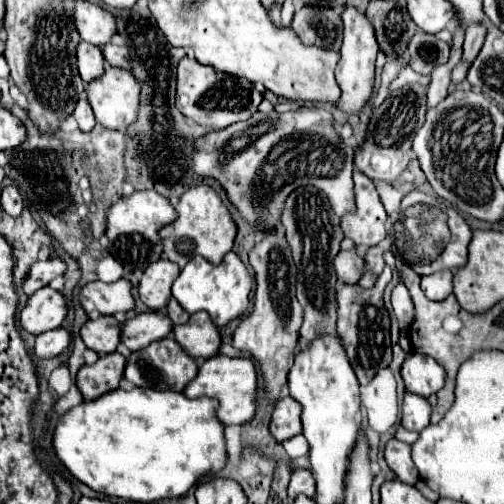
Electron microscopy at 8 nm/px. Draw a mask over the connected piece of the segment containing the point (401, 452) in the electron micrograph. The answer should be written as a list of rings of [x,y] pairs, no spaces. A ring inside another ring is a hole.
[[[391,439],[385,447],[385,459],[391,471],[409,485],[415,485],[419,481],[419,471],[415,469],[411,461],[411,447],[407,443],[401,443],[397,439]]]

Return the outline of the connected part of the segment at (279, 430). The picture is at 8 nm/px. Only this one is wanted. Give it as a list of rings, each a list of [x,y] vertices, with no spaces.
[[[285,397],[285,399],[279,399],[277,405],[275,405],[275,411],[273,411],[273,417],[271,417],[271,435],[283,443],[295,435],[301,433],[301,405],[291,399],[291,397]]]

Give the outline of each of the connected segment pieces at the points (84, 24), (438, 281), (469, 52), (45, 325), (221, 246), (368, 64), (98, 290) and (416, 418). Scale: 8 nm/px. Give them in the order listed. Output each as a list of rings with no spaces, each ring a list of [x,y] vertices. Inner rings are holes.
[[[87,1],[75,3],[75,25],[81,33],[81,39],[97,47],[107,45],[111,37],[117,33],[117,23],[113,13]]]
[[[439,271],[433,275],[423,277],[421,289],[431,301],[443,301],[453,291],[453,273],[451,271]]]
[[[473,23],[465,31],[465,45],[463,45],[463,61],[473,61],[481,51],[481,45],[487,35],[485,23]]]
[[[43,287],[37,293],[33,293],[27,301],[27,305],[21,311],[21,327],[27,329],[33,335],[41,335],[49,329],[61,327],[63,319],[67,315],[67,299],[63,293]]]
[[[197,185],[189,187],[181,197],[175,207],[179,217],[161,229],[163,237],[163,251],[169,257],[169,261],[177,263],[179,267],[185,267],[185,263],[193,255],[203,255],[207,261],[217,265],[223,255],[227,255],[233,247],[233,239],[237,235],[237,225],[231,219],[231,213],[223,205],[219,193],[211,189],[209,185]]]
[[[347,7],[347,11],[341,17],[343,17],[343,45],[341,45],[341,59],[335,69],[335,79],[341,87],[341,97],[337,99],[335,105],[347,115],[357,115],[363,111],[365,103],[373,95],[375,57],[377,57],[379,45],[375,41],[375,31],[371,29],[371,23],[355,7]]]
[[[127,279],[115,283],[93,281],[81,289],[81,305],[91,319],[97,315],[129,313],[135,307],[131,283]]]
[[[405,393],[403,399],[403,419],[401,425],[409,431],[423,431],[429,425],[431,419],[431,405],[425,397],[419,397],[415,393]]]

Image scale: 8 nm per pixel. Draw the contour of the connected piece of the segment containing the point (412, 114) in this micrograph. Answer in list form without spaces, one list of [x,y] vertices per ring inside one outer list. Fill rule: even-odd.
[[[403,85],[397,91],[393,91],[373,113],[369,131],[365,137],[365,143],[355,153],[355,165],[371,179],[379,179],[385,183],[393,183],[399,173],[409,163],[409,149],[415,133],[425,121],[425,99],[427,99],[427,87],[423,85]]]

